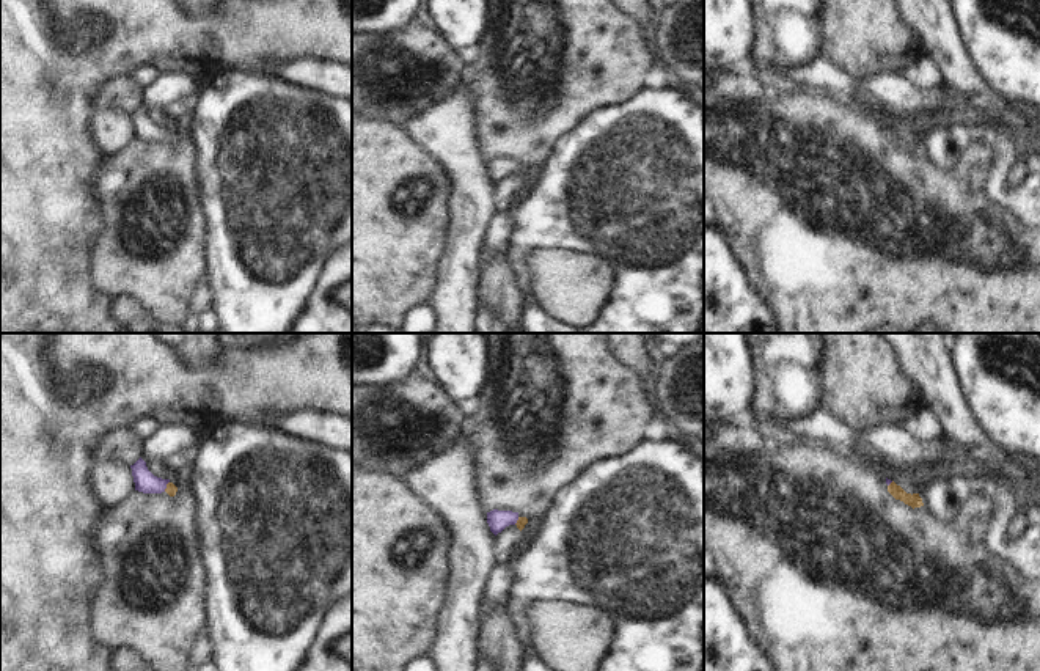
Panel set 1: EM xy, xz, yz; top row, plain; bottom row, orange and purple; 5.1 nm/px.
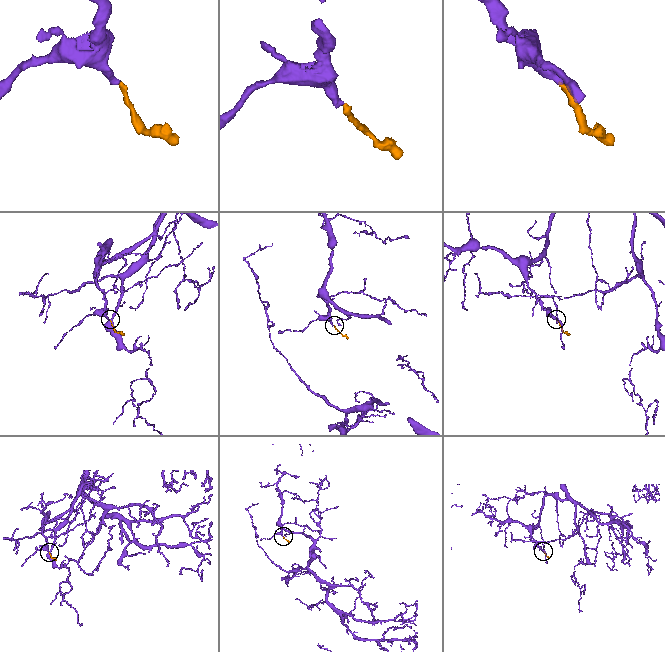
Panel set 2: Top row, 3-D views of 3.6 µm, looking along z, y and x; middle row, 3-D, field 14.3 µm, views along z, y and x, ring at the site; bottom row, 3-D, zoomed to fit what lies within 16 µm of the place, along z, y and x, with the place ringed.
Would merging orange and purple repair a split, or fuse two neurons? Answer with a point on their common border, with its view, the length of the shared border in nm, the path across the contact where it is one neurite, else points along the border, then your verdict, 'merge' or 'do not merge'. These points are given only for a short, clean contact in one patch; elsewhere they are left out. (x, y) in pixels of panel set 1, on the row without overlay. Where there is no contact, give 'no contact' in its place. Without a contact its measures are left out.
contact xy (167, 134); length 60 nm; way xy (172, 137), (167, 134), (145, 129); merge

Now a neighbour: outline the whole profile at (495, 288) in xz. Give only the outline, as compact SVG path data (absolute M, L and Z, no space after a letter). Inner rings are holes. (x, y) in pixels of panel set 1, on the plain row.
M503 253L495 255L490 262L482 262L478 299L506 324L507 333L520 333L523 300L512 286L512 277Z

